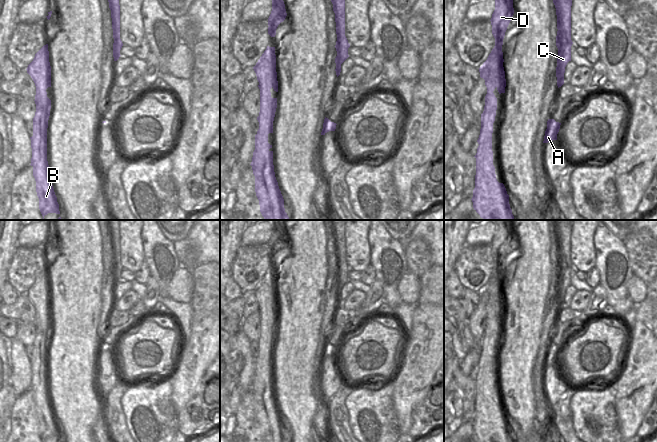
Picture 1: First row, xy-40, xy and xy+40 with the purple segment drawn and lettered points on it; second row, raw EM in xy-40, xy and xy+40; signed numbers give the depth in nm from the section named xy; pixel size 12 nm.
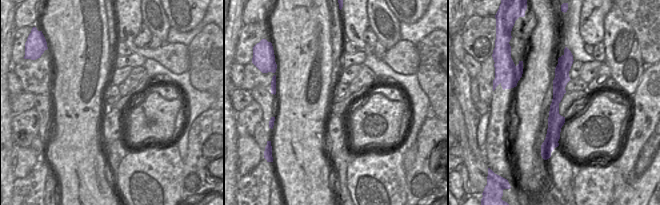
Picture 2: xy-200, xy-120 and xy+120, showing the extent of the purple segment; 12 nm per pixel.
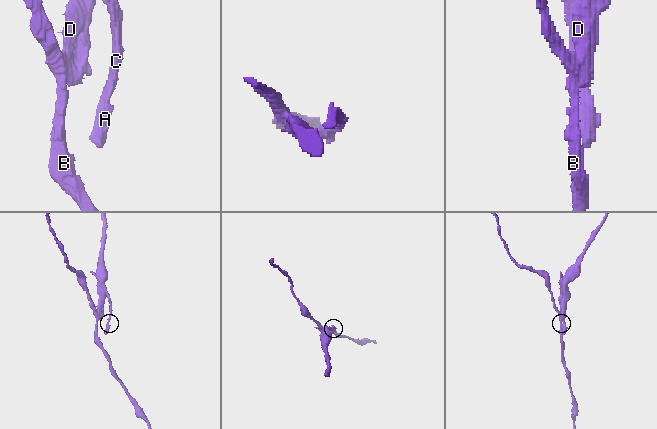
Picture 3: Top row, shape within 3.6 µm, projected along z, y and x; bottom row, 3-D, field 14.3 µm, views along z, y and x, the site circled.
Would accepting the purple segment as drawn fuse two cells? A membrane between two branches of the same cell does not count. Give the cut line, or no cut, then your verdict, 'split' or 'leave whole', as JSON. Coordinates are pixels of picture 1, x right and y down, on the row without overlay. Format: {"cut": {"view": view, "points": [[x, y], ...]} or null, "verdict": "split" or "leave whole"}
{"cut": {"view": "xy", "points": [[274, 278], [272, 281], [272, 310]]}, "verdict": "split"}

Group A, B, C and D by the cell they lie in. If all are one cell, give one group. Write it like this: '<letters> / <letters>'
A C D / B

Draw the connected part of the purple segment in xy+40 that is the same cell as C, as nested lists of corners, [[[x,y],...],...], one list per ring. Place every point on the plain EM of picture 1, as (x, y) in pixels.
[[[552,220],[557,239],[556,270],[558,282],[556,301],[558,312],[564,308],[565,291],[571,285],[571,230],[572,220]]]

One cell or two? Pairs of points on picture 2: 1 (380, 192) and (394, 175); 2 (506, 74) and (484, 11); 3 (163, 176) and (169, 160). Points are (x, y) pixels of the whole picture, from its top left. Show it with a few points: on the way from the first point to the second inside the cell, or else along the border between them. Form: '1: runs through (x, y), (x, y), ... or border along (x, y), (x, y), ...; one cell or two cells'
1: runs through (381, 188), (390, 179); one cell
2: border along (498, 10), (494, 16); two cells
3: runs through (163, 172), (165, 164); one cell

